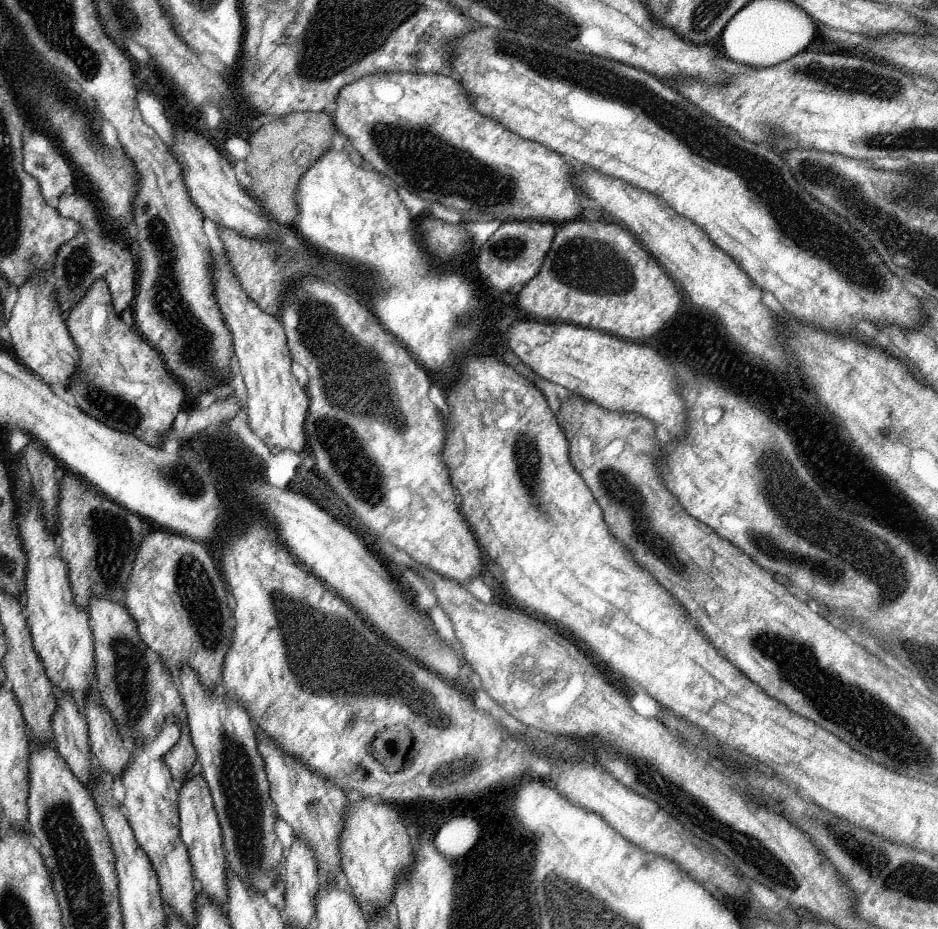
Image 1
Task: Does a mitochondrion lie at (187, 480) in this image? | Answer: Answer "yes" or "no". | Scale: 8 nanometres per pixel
yes

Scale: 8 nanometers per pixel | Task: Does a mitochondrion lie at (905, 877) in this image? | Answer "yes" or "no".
yes

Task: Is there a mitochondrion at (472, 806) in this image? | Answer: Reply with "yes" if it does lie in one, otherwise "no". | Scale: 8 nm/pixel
no

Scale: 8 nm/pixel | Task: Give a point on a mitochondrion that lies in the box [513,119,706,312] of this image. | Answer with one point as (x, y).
(590, 266)

